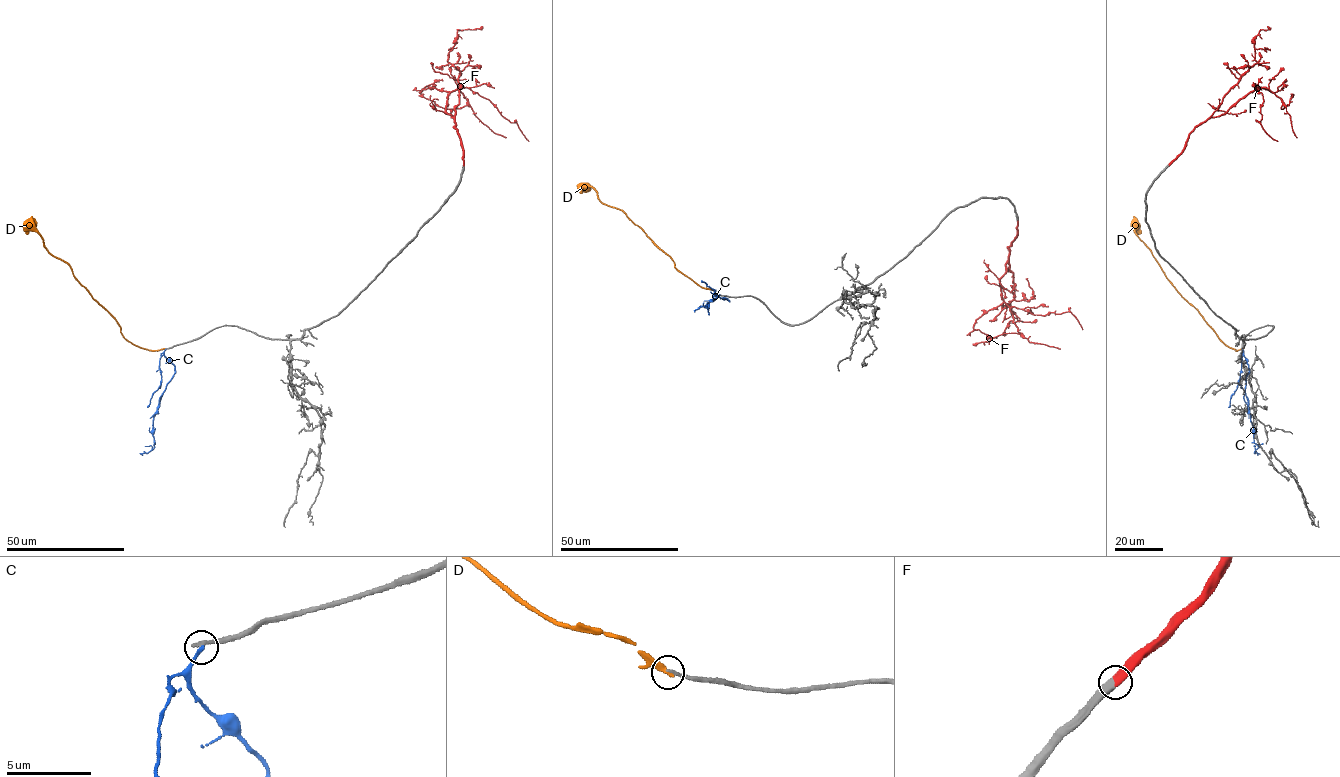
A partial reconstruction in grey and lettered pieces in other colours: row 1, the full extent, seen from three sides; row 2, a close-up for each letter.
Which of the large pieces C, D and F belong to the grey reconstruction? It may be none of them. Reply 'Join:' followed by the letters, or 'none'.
Join: F

